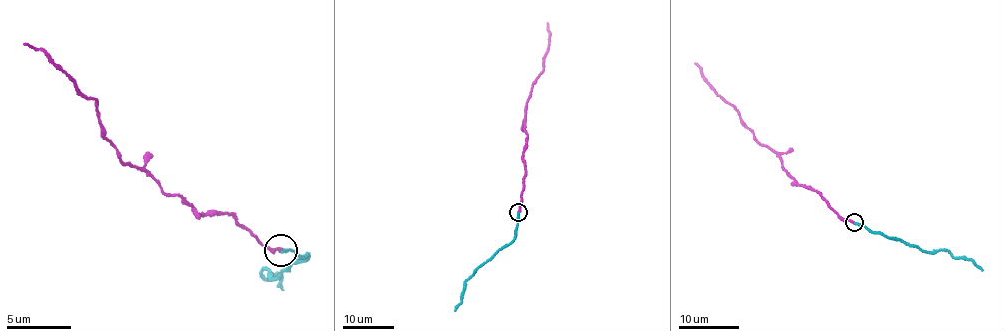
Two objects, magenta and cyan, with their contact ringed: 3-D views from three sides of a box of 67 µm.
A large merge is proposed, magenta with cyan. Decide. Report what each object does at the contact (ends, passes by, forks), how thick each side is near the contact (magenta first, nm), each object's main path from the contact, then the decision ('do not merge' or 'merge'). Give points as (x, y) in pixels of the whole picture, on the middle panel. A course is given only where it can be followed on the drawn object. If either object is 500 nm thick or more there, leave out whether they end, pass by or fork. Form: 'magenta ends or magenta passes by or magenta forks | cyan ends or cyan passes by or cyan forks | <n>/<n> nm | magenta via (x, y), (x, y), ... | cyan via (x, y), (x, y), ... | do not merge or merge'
magenta ends | cyan ends | 260/240 nm | magenta via (518, 212), (524, 173), (527, 104), (535, 79), (543, 68), (550, 41), (547, 22) | cyan via (518, 213), (515, 238), (465, 282), (462, 300), (454, 310) | do not merge

